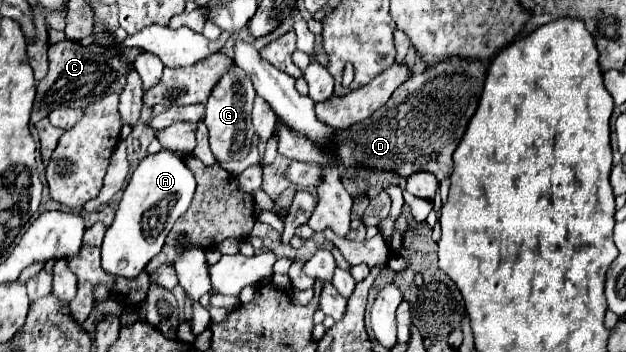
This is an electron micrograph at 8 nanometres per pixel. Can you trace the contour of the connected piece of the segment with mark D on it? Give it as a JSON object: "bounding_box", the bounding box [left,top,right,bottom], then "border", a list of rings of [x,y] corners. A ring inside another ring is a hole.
{"bounding_box":[274,55,492,181],"border":[[[452,55],[420,73],[414,73],[372,117],[344,131],[338,129],[332,137],[330,149],[316,145],[308,135],[296,133],[278,121],[274,129],[278,153],[294,161],[316,163],[322,167],[336,163],[336,167],[346,171],[346,177],[352,177],[352,167],[364,167],[374,171],[394,171],[404,179],[408,179],[412,173],[428,171],[442,181],[444,177],[452,175],[452,153],[462,141],[464,131],[478,109],[490,61],[492,57],[480,61]]]}

